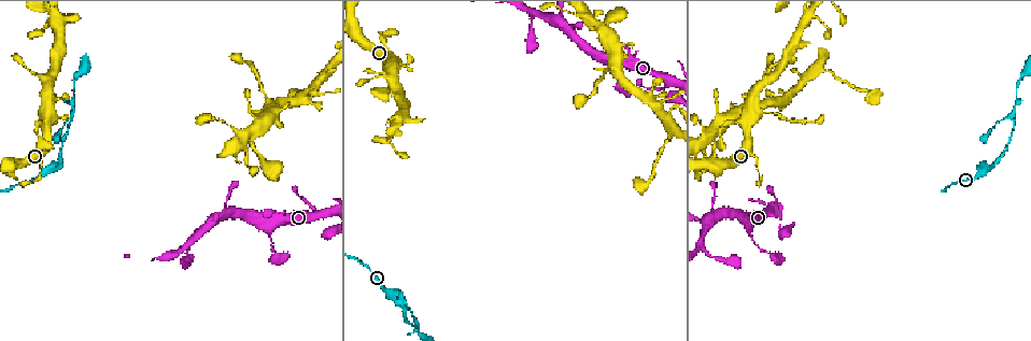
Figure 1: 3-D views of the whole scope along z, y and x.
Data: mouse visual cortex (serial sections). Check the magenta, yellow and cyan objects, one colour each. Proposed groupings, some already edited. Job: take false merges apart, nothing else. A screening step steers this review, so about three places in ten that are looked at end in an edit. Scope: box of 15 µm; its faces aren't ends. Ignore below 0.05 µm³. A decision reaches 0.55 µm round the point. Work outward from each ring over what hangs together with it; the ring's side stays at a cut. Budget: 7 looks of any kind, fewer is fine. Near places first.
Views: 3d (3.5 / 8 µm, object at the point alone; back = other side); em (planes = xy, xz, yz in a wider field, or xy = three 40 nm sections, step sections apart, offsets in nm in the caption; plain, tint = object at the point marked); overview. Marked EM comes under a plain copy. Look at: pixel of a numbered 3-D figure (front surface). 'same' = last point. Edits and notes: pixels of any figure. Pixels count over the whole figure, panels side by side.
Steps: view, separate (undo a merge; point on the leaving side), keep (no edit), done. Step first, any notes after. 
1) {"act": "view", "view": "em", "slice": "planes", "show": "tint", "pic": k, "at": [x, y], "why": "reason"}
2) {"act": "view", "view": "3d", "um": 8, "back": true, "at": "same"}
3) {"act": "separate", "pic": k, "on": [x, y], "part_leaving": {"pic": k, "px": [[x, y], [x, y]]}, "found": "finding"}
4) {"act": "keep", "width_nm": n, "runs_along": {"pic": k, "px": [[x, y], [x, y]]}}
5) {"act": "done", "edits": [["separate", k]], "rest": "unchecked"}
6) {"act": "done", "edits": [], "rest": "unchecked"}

{"act": "view", "view": "3d", "um": 3.5, "pic": 1, "at": [48, 122]}

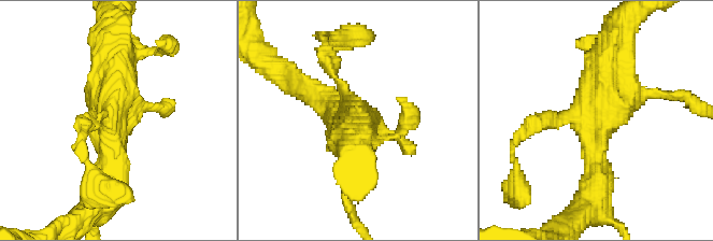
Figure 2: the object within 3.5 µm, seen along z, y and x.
{"act": "view", "view": "em", "slice": "xy", "step": 5, "show": "tint", "pic": 2, "at": [603, 120]}

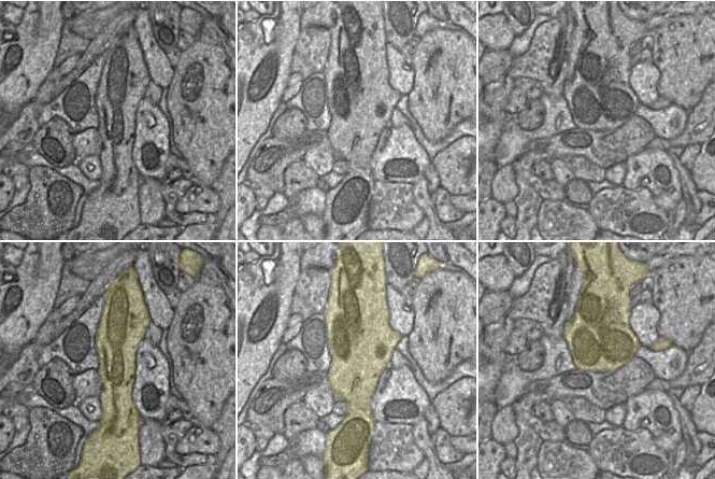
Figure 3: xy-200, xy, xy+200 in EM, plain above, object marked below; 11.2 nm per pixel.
{"act": "keep", "found": "all the same cell"}

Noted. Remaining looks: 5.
{"act": "view", "view": "3d", "um": 8, "pic": 1, "at": [268, 228], "why": "four-way junction"}

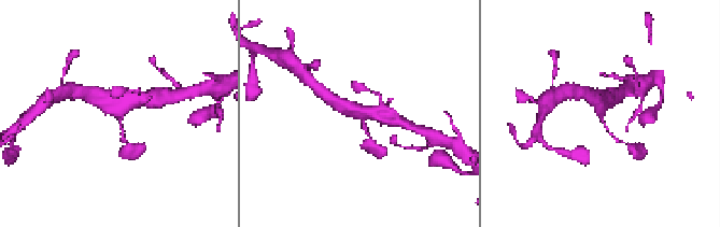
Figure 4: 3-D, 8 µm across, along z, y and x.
{"act": "view", "view": "3d", "um": 3.5, "pic": 4, "at": [599, 111], "why": "zoom in"}

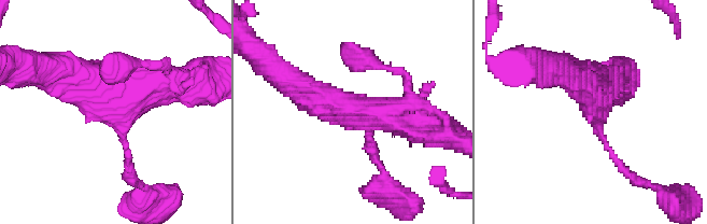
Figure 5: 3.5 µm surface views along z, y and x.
{"act": "view", "view": "em", "slice": "xy", "step": 1, "show": "tint", "pic": 5, "at": [121, 110], "arms": 4, "arm_widths_nm": [100, 150, 350, 400]}

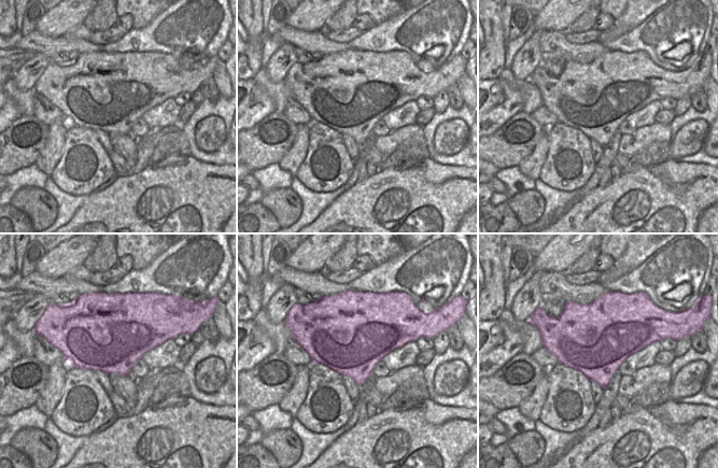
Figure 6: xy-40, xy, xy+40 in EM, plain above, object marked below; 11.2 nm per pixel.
{"act": "keep", "runs_along": {"pic": 5, "px": [[427, 126], [328, 107], [295, 87]]}, "found": "all the same cell"}

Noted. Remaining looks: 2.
{"act": "done", "edits": [], "rest": "unchecked"}

